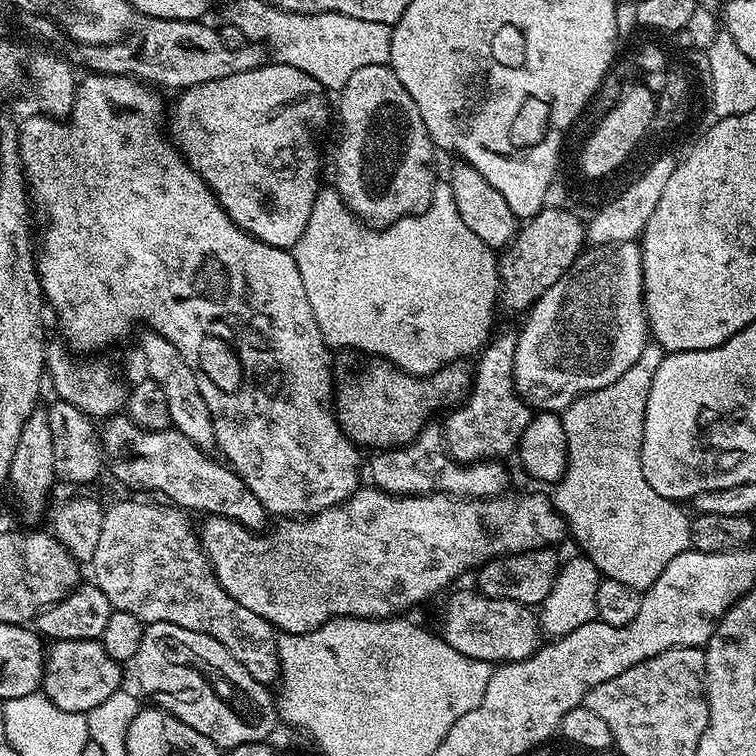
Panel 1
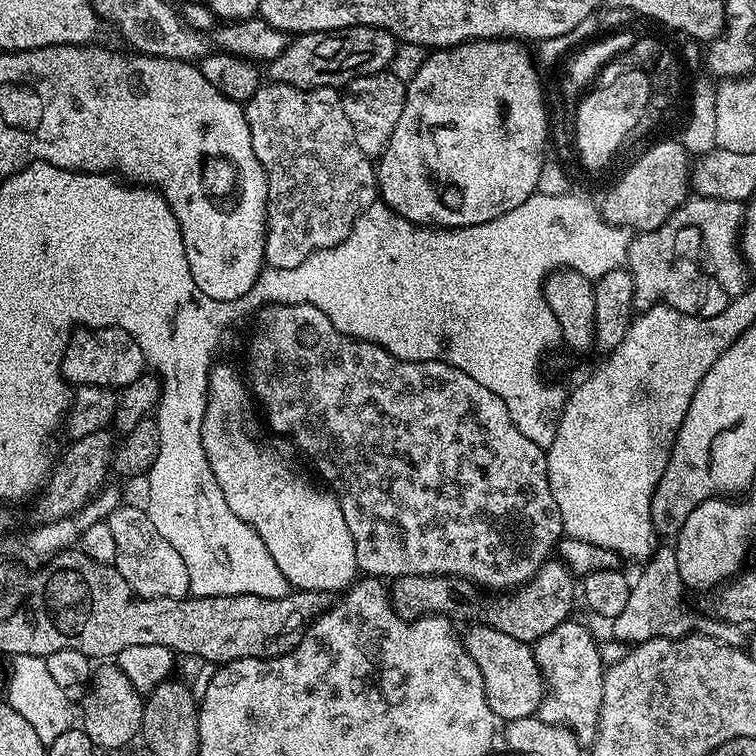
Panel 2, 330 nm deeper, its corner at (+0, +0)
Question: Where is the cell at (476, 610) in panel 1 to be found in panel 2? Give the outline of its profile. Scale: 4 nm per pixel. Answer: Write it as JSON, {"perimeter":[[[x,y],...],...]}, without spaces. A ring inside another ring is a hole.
{"perimeter":[[[569,618],[554,626],[550,634],[542,634],[542,638],[531,645],[546,689],[538,715],[542,722],[561,724],[569,728],[580,745],[591,746],[598,734],[598,714],[602,710],[602,682],[606,664],[600,659],[598,640],[574,621],[575,619]]]}

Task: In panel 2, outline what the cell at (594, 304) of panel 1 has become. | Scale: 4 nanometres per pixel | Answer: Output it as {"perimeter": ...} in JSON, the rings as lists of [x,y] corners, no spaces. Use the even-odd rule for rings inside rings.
{"perimeter":[[[696,196],[684,204],[658,230],[631,237],[626,267],[634,284],[637,309],[669,304],[679,312],[717,316],[734,296],[748,289],[750,273],[740,254],[740,225],[745,205],[729,200]]]}

